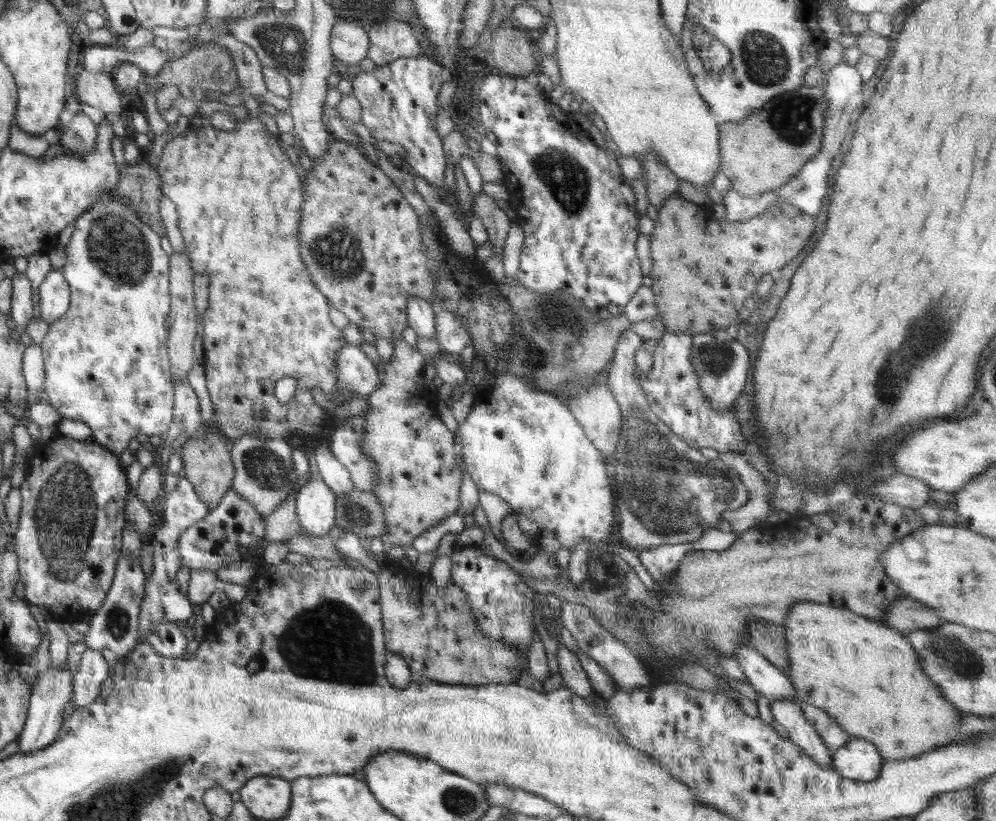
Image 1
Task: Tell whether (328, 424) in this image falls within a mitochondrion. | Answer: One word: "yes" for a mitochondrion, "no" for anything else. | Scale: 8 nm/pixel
no

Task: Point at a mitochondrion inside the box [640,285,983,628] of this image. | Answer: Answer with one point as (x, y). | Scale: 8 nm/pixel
(926, 337)

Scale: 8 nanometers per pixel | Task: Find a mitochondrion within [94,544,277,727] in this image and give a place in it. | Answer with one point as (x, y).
(118, 619)

